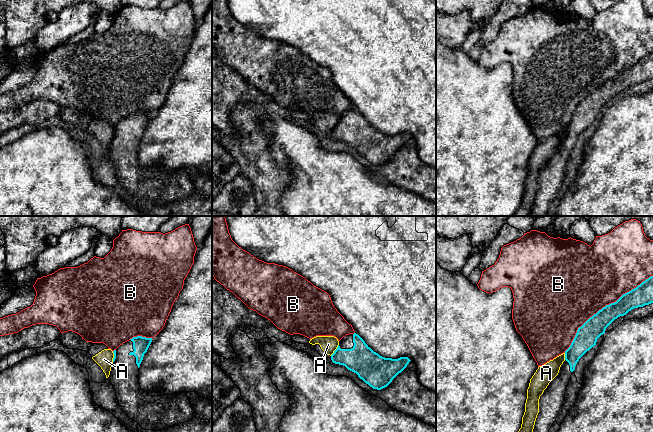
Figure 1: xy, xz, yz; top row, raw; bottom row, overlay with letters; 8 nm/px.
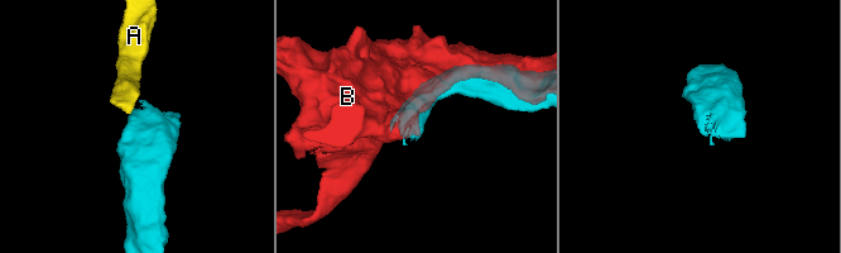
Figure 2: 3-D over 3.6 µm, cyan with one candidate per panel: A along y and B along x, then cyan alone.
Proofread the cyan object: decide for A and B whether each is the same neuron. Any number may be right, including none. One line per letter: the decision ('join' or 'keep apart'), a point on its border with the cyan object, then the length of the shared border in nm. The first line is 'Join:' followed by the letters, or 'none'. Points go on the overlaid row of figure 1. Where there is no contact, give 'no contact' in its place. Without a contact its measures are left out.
Join: none
A: keep apart; contact xz (335, 350); length 120 nm
B: keep apart; contact yz (603, 307); length 950 nm

